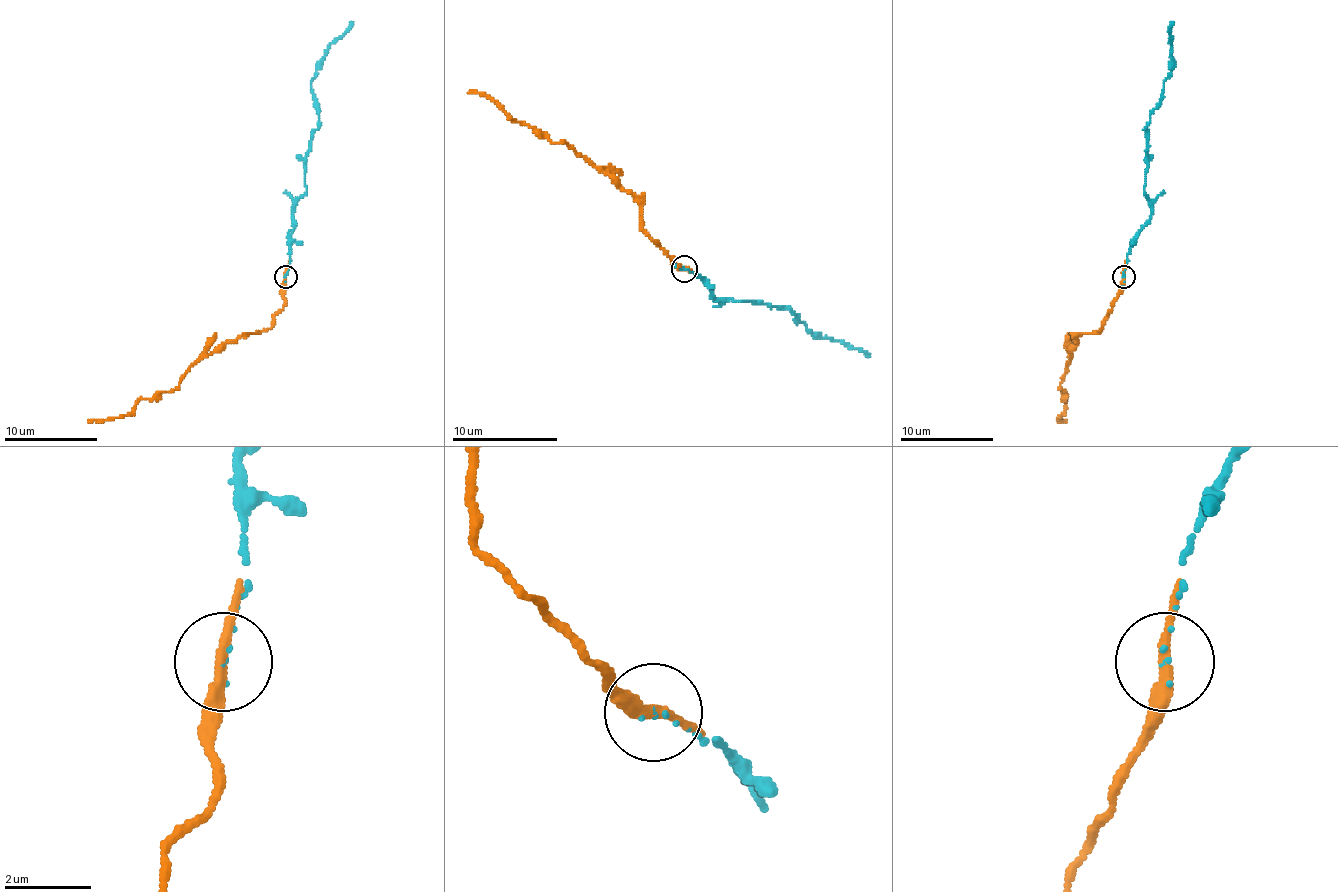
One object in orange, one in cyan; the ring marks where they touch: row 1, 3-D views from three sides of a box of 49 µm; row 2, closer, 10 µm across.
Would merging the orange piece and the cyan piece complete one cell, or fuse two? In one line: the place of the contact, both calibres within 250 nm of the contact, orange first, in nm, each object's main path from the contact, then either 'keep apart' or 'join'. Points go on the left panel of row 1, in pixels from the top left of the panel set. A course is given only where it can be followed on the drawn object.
place (286, 276); calibres 240 and 50 nm; course orange (285, 277), (284, 305), (271, 326), (225, 342), (179, 384), (140, 399), (131, 413), (88, 422); course cyan (285, 277), (292, 207), (307, 190), (306, 153), (320, 123), (311, 87), (316, 64), (353, 22); join

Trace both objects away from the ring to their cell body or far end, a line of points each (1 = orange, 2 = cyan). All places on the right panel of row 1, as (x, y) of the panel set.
1: (1124, 277), (1103, 326), (1097, 333), (1079, 333), (1074, 342), (1060, 384), (1065, 399), (1059, 420), (1066, 422)
2: (1124, 277), (1130, 242), (1151, 218), (1151, 207), (1144, 190), (1147, 123), (1159, 101), (1171, 64), (1172, 22)

